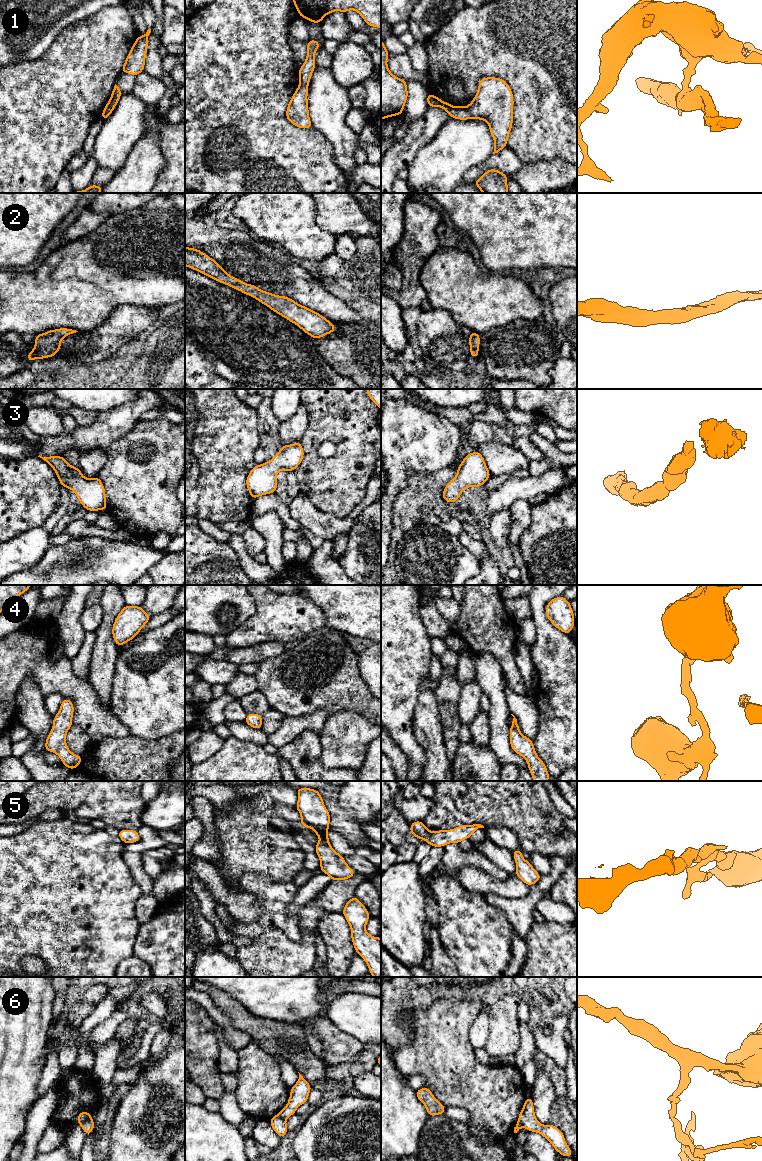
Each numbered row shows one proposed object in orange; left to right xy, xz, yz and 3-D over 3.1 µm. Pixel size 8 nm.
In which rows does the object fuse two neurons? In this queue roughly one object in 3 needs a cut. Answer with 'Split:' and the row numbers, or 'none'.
Split: 1, 6

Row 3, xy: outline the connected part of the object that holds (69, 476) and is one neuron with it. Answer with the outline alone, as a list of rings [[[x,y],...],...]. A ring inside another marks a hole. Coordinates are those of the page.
[[[64,456],[42,457],[55,471],[60,486],[73,490],[79,502],[87,511],[107,511],[106,492],[99,477],[85,478],[81,470],[70,465]]]

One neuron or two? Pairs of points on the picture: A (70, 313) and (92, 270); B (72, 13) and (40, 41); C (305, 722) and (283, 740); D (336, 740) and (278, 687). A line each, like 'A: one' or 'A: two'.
A: one
B: one
C: one
D: two

